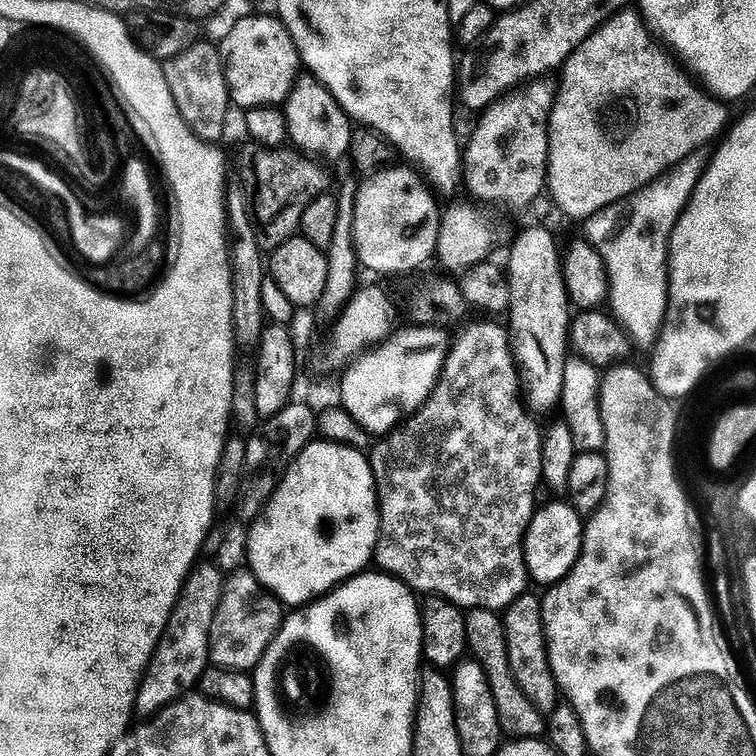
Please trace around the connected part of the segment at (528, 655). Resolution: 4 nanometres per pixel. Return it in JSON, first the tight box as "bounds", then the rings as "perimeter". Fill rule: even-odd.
{"bounds":[502,590,562,714],"perimeter":[[[532,590],[525,591],[524,595],[519,596],[509,608],[503,609],[502,619],[504,633],[506,634],[506,646],[509,648],[509,668],[512,671],[513,678],[516,680],[516,685],[521,688],[524,697],[539,712],[543,714],[552,713],[557,704],[561,703],[562,693],[552,673],[552,663],[548,661],[548,640],[544,636],[544,606],[541,597],[539,595],[535,596]]]}

